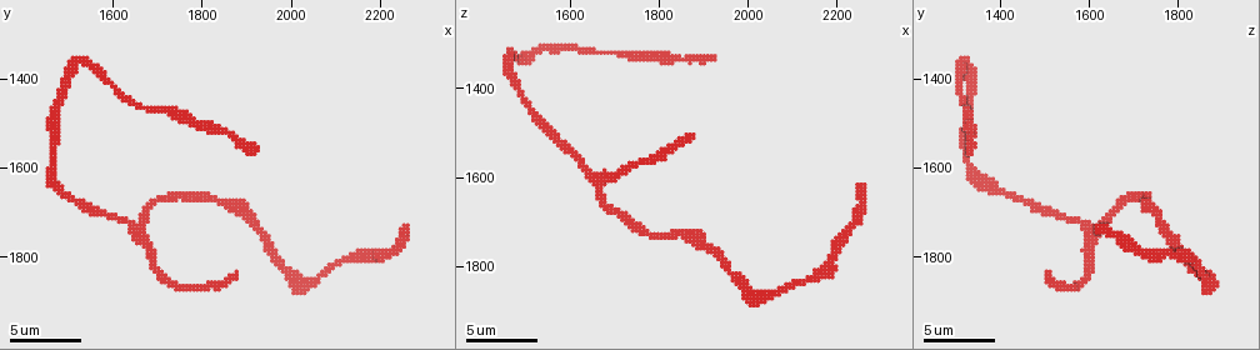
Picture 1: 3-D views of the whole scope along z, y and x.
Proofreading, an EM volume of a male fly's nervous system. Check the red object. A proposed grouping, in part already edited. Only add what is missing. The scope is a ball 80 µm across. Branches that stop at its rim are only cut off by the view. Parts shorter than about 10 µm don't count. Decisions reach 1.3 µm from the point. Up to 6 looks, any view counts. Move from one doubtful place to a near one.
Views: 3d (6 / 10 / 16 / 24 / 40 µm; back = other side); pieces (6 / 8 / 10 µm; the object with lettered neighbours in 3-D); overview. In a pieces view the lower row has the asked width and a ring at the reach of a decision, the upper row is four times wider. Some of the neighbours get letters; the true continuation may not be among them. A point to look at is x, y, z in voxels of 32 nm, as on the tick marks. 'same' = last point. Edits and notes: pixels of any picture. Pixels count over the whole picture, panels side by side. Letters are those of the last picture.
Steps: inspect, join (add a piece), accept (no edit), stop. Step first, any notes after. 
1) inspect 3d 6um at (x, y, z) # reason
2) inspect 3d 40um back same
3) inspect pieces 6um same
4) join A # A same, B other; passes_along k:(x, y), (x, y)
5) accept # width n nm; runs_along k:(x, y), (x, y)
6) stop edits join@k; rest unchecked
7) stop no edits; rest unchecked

inspect 3d 6um at (1915, 1555, 1340) # end of a long branch

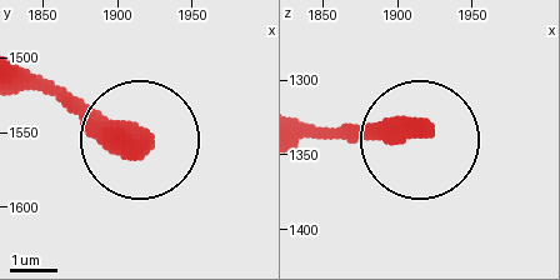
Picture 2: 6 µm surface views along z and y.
inspect pieces 6um at (1920, 1560, 1332)

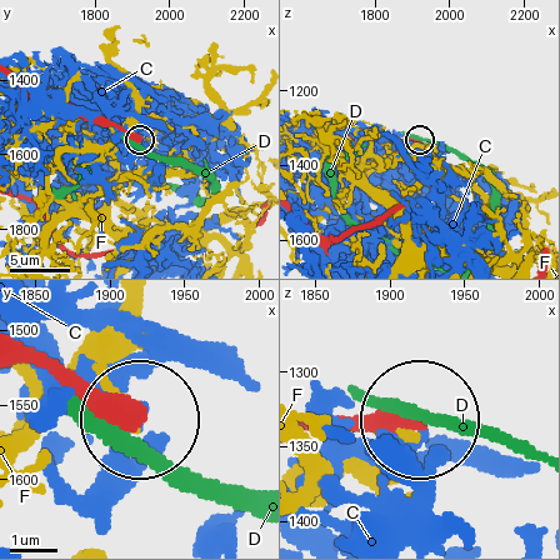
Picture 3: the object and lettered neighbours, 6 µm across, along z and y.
accept # C other, D other, F other; runs_along 3:(29, 346), (133, 419); none of them fits

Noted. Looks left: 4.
inspect pieces 10um at (1875, 1840, 1515) # an open end

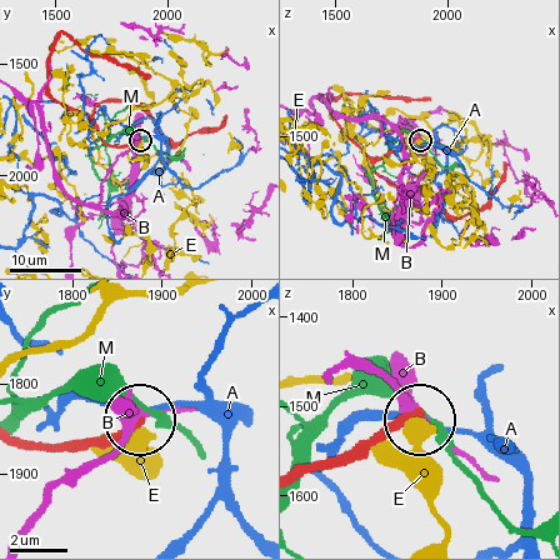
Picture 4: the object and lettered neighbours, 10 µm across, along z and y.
accept # width 250 nm; A other, B other, E other, M other; runs_along 4:(20, 438), (99, 443), (140, 424); none of them fits

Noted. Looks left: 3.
inspect pieces 10um at (2255, 1735, 1615) # end of a long branch

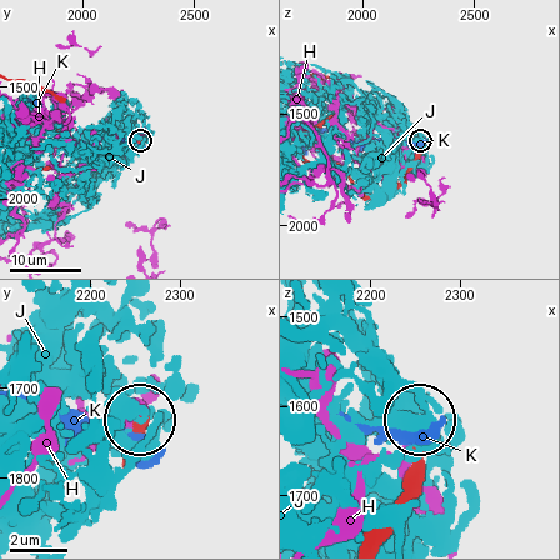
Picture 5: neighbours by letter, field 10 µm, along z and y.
accept # H other, J other, K other; no lettered piece goes on from it

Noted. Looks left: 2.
stop no edits; rest unchecked

